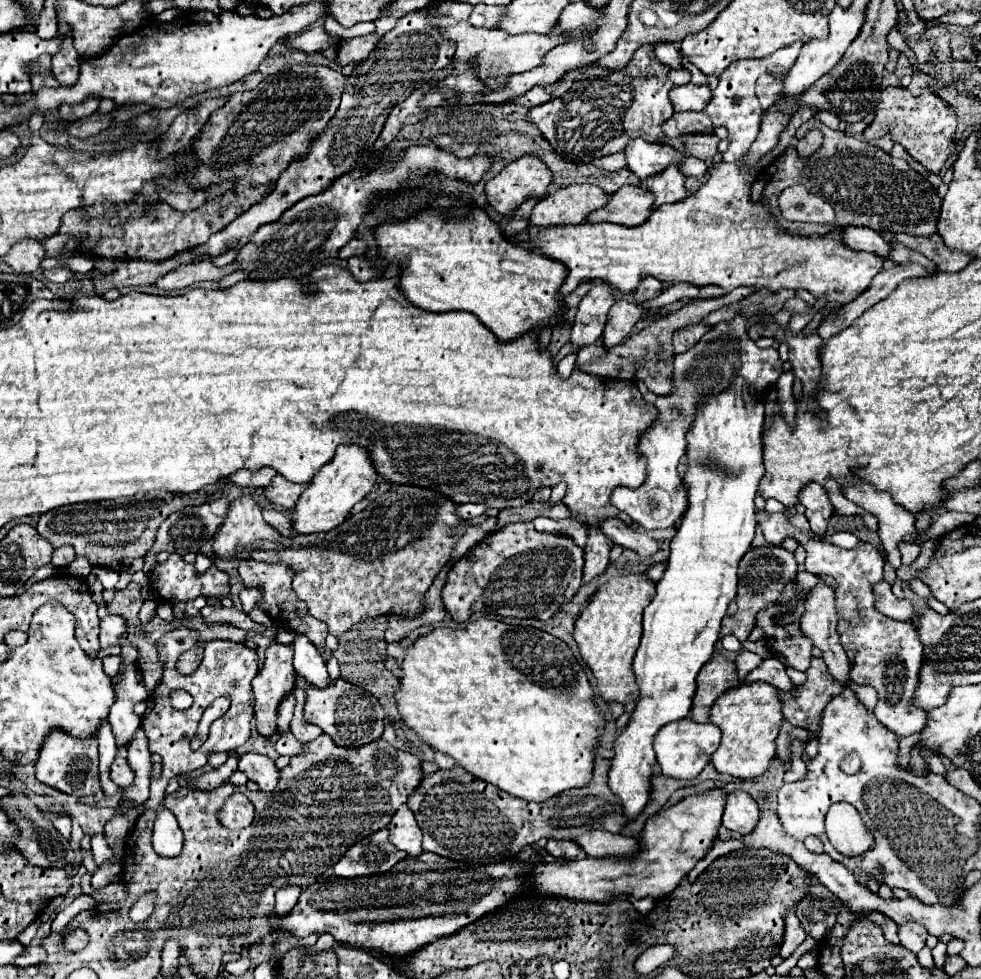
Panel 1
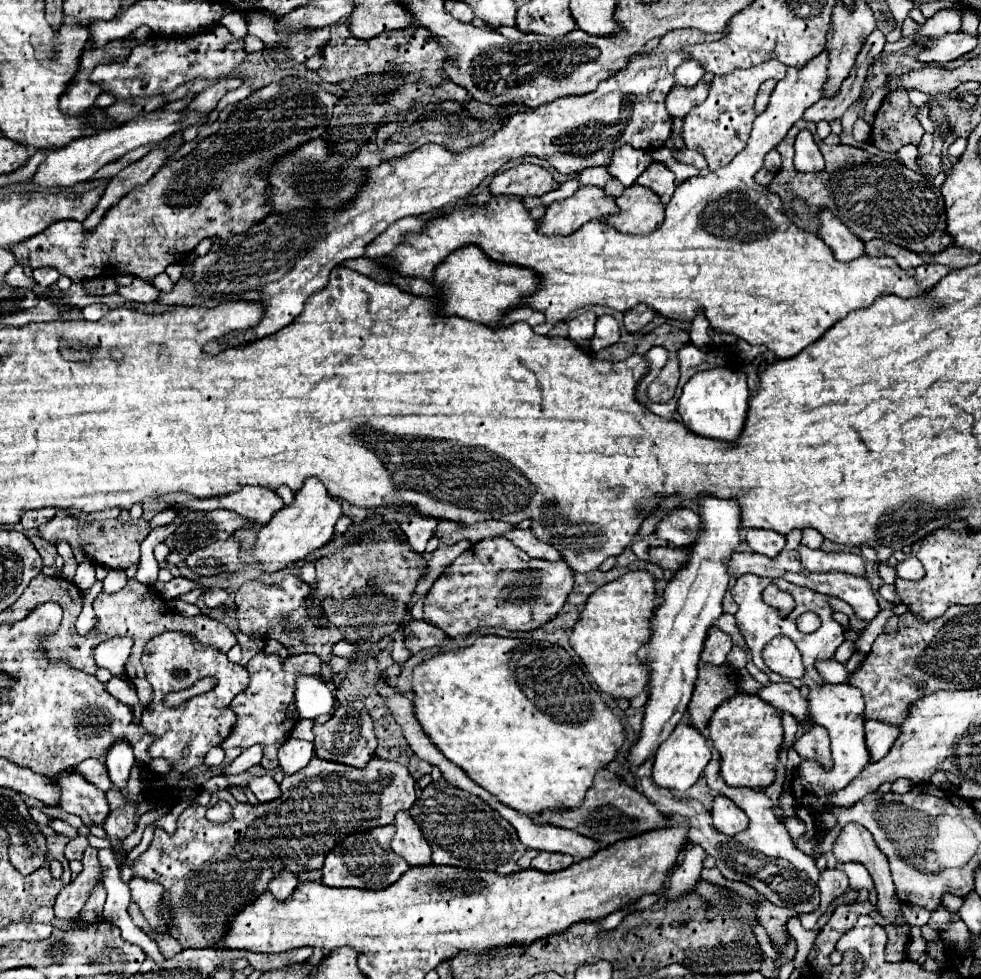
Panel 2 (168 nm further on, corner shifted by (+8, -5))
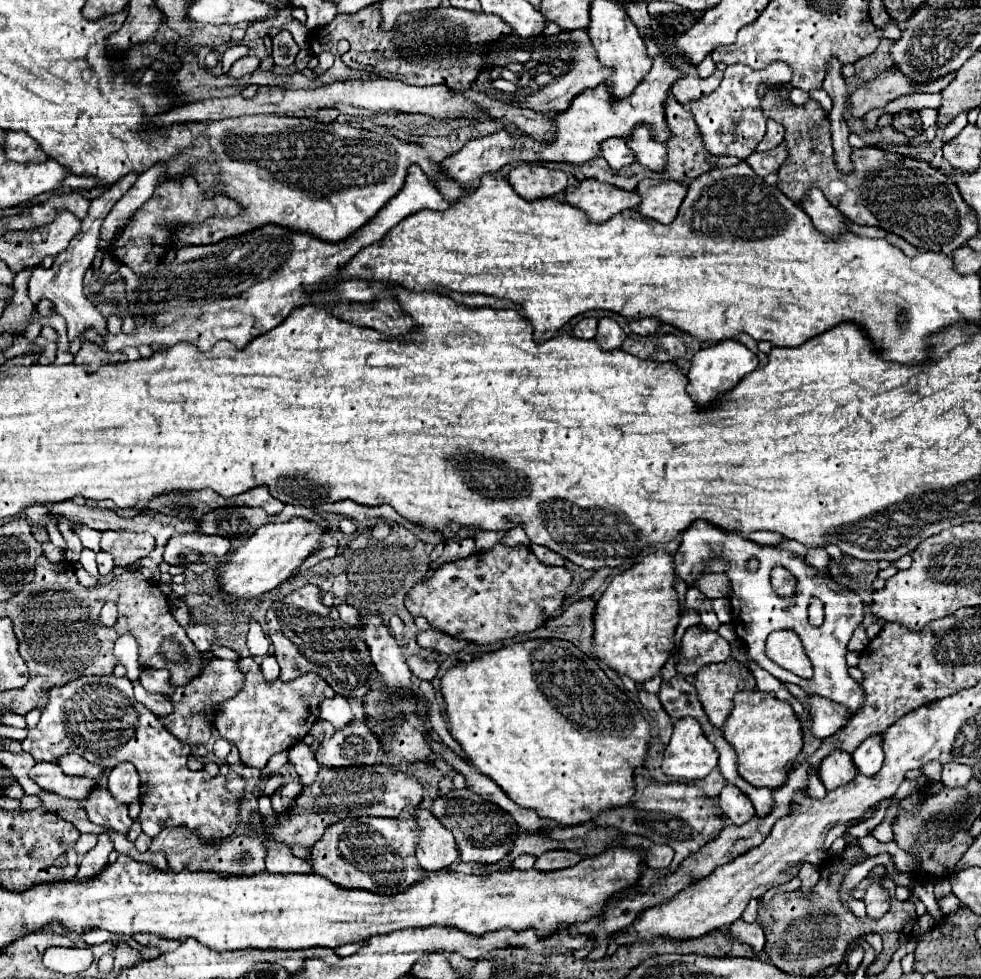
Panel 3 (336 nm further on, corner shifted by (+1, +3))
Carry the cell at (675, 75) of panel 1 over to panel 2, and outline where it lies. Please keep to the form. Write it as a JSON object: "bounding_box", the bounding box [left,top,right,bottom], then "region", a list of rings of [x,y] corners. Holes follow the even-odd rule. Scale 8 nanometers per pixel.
{"bounding_box":[676,60,704,86],"region":[[[688,60],[684,62],[678,70],[676,70],[676,84],[682,86],[696,86],[704,76],[704,68],[696,62],[696,60]]]}

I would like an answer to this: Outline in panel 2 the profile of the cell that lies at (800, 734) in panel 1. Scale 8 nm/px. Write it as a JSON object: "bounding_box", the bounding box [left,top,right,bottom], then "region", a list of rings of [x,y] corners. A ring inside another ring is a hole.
{"bounding_box":[782,712,798,746],"region":[[[788,712],[782,714],[782,724],[784,724],[784,746],[792,746],[794,740],[796,740],[798,724],[796,724],[796,720]]]}

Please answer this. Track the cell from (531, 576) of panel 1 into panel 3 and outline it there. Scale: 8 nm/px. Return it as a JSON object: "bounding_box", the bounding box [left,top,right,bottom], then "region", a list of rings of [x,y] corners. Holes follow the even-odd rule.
{"bounding_box":[405,544,573,644],"region":[[[495,544],[489,550],[475,552],[467,558],[443,564],[433,578],[413,586],[405,598],[405,606],[413,616],[425,616],[429,624],[453,638],[463,638],[477,644],[493,644],[503,638],[513,638],[515,634],[531,632],[551,618],[555,610],[565,602],[565,590],[571,586],[573,578],[565,566],[545,566],[527,546],[505,546]]]}

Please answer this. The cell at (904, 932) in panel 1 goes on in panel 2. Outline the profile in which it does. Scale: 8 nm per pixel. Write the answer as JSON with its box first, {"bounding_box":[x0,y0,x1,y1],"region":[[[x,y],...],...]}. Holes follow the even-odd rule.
{"bounding_box":[834,824,900,918],"region":[[[846,824],[834,844],[834,856],[838,860],[856,860],[862,862],[878,890],[878,910],[884,916],[896,918],[900,914],[900,900],[894,892],[892,874],[888,868],[888,858],[876,848],[872,834],[860,824]]]}

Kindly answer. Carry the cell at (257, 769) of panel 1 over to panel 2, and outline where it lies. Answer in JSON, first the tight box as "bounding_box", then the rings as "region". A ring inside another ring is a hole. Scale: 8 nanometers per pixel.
{"bounding_box":[248,774,280,804],"region":[[[266,774],[266,776],[256,776],[256,778],[252,778],[252,782],[250,782],[248,788],[254,792],[254,796],[256,796],[262,804],[280,798],[280,788],[278,788],[278,784],[274,782],[274,778],[268,776],[268,774]]]}

